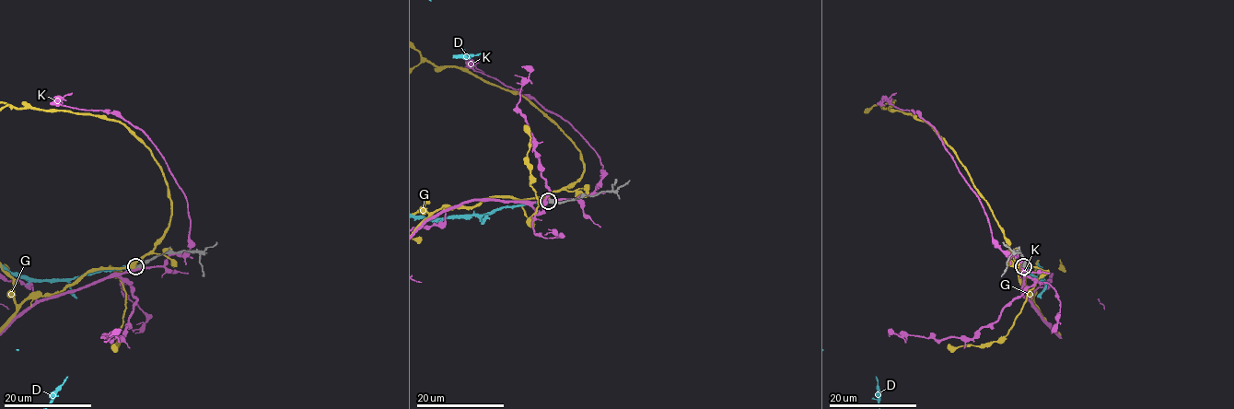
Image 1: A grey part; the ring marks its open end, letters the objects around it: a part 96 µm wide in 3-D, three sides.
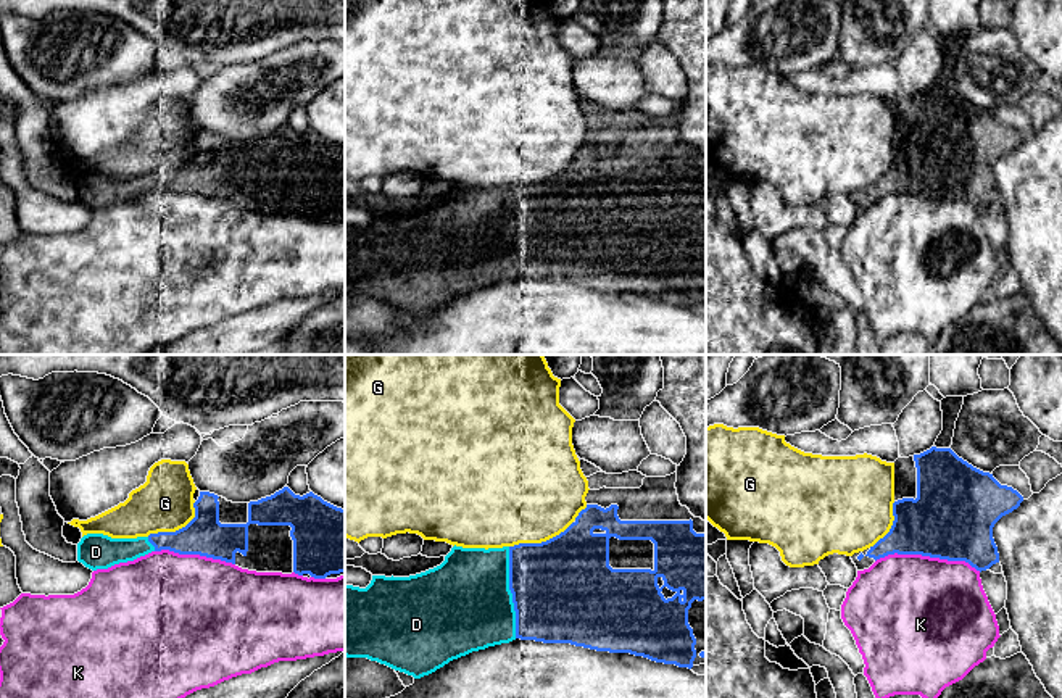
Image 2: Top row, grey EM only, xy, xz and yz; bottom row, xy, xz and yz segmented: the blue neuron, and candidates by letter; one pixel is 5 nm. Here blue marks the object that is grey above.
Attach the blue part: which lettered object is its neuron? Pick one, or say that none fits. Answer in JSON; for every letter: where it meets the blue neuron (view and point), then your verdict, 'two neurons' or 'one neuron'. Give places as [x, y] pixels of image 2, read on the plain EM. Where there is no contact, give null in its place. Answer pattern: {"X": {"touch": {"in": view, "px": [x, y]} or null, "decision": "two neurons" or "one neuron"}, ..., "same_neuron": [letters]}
{"D": {"touch": {"in": "xz", "px": [511, 231]}, "decision": "one neuron"}, "G": {"touch": {"in": "xz", "px": [550, 178]}, "decision": "two neurons"}, "K": {"touch": {"in": "yz", "px": [929, 194]}, "decision": "two neurons"}, "same_neuron": ["D"]}

